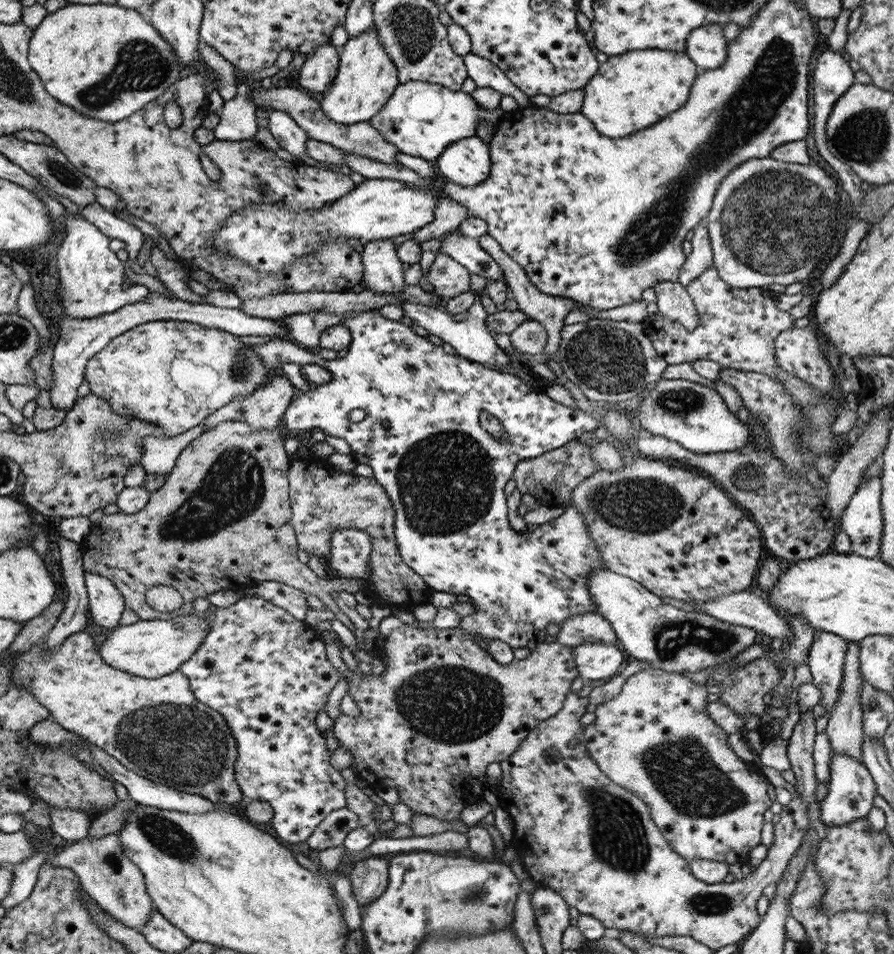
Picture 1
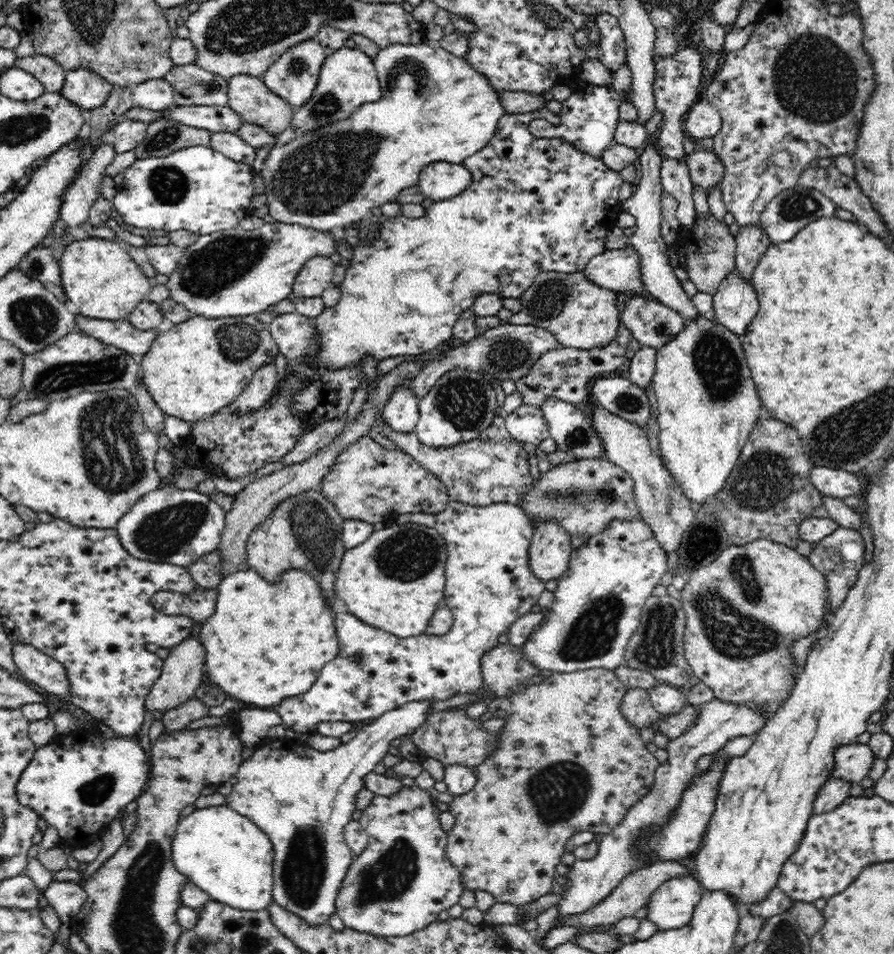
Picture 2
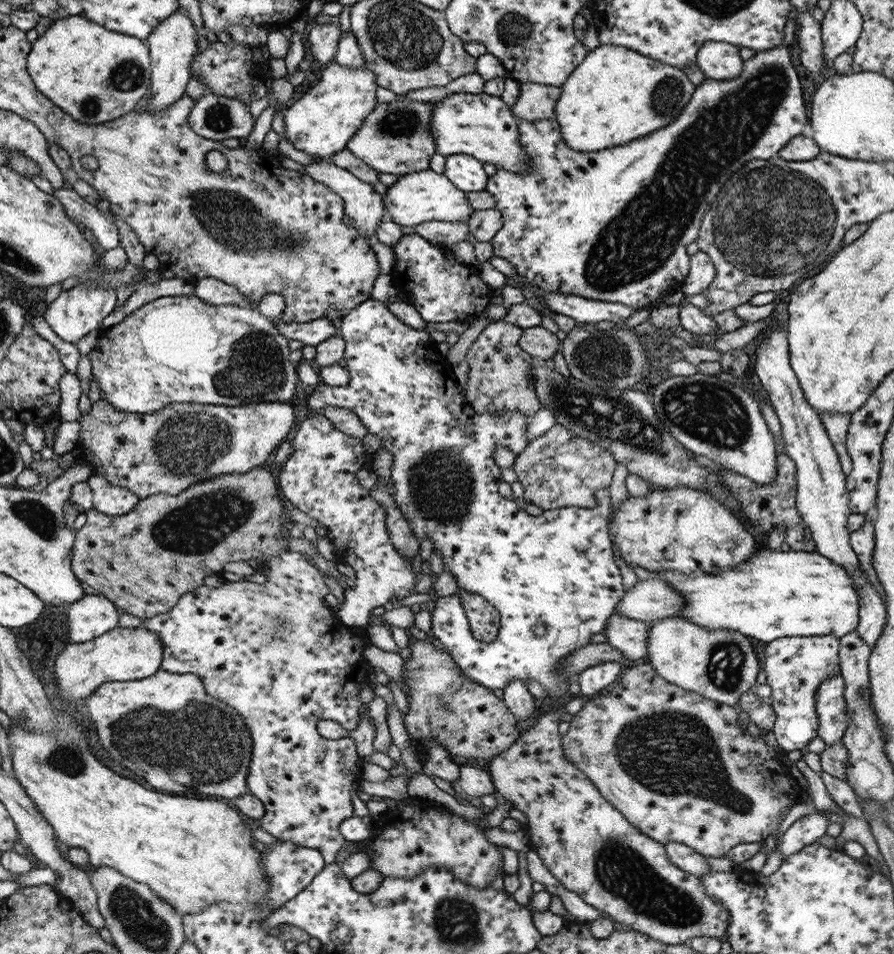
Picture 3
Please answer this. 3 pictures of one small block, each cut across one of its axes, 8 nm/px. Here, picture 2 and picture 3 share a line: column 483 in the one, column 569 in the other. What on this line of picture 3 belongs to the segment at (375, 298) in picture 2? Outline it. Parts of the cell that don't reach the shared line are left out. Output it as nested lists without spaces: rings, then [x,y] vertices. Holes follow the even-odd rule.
[[[781,43],[776,48],[756,52],[752,58],[744,60],[742,74],[730,80],[706,78],[702,84],[695,87],[690,102],[686,104],[674,122],[660,128],[658,132],[652,132],[646,138],[630,142],[630,146],[622,144],[622,146],[614,146],[598,152],[578,152],[578,150],[568,148],[564,144],[562,134],[560,134],[560,124],[555,118],[534,120],[534,122],[517,119],[518,140],[522,145],[522,150],[526,151],[526,155],[530,157],[532,170],[518,173],[508,172],[507,169],[500,168],[494,175],[489,176],[485,189],[492,193],[496,199],[494,208],[502,212],[502,228],[491,241],[494,255],[508,260],[516,268],[520,277],[531,282],[535,288],[543,292],[560,292],[560,294],[578,296],[584,299],[620,304],[635,311],[657,308],[661,305],[661,299],[666,292],[681,290],[690,269],[690,257],[686,248],[698,239],[702,219],[728,177],[740,170],[750,160],[768,160],[778,156],[790,140],[808,132],[808,116],[806,116],[802,84],[790,60],[788,46]]]

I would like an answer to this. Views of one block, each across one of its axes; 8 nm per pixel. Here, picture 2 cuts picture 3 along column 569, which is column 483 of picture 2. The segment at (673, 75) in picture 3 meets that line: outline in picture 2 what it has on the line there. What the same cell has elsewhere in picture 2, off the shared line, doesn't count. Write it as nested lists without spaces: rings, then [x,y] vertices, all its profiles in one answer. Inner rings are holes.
[[[424,41],[418,44],[388,45],[386,48],[379,50],[373,63],[381,85],[382,97],[380,100],[360,105],[352,116],[344,120],[321,126],[315,131],[296,134],[292,141],[269,148],[269,153],[265,158],[260,175],[265,182],[265,191],[263,193],[266,195],[268,213],[276,222],[301,224],[304,227],[314,228],[322,232],[332,231],[337,228],[344,229],[351,226],[351,224],[360,222],[370,215],[372,208],[380,207],[386,202],[395,202],[402,190],[418,185],[422,168],[430,163],[446,161],[452,164],[460,164],[466,157],[472,156],[472,154],[484,148],[493,137],[498,120],[506,113],[499,99],[499,91],[492,88],[490,83],[466,62],[465,58],[454,56],[446,49],[435,46],[432,43]]]

